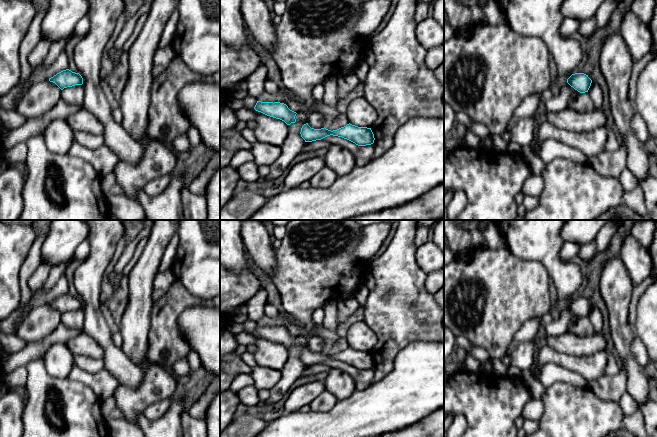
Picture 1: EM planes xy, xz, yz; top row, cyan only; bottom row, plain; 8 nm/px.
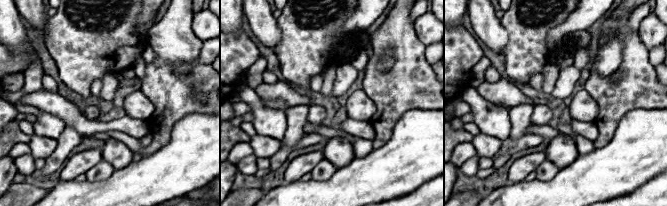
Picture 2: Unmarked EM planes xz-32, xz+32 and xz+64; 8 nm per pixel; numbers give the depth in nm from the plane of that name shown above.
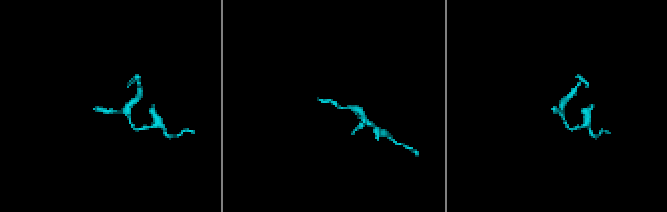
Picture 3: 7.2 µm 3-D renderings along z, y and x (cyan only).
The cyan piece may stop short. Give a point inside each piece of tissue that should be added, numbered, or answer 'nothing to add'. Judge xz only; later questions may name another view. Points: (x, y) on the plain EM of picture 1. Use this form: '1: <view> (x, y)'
nothing to add

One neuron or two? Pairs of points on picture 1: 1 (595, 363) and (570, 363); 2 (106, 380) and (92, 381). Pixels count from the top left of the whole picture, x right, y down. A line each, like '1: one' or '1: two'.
1: one
2: one

